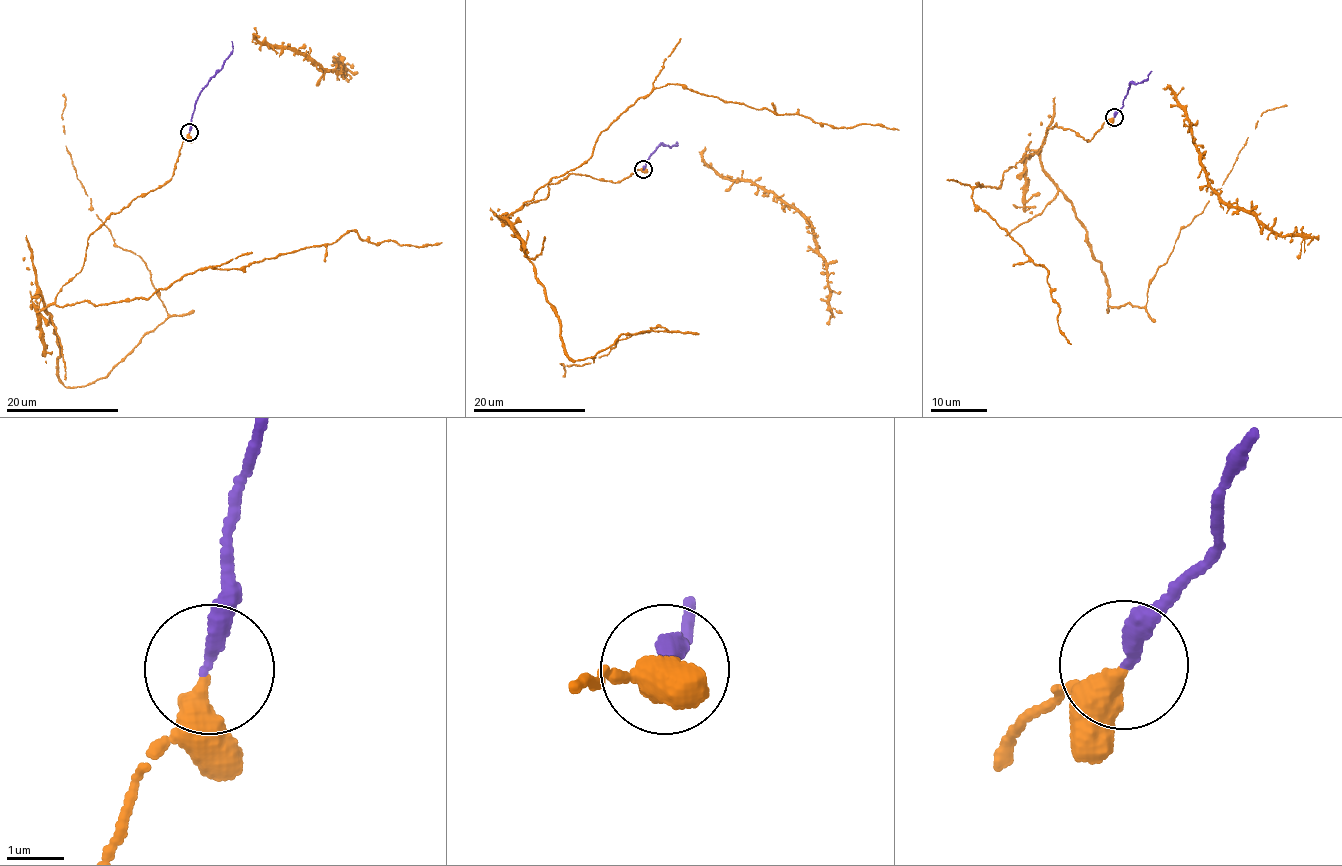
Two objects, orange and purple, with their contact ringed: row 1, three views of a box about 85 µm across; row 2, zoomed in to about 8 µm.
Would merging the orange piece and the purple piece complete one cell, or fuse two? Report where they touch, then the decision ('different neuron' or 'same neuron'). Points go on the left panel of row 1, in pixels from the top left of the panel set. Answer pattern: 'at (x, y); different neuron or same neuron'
at (189, 132); same neuron

